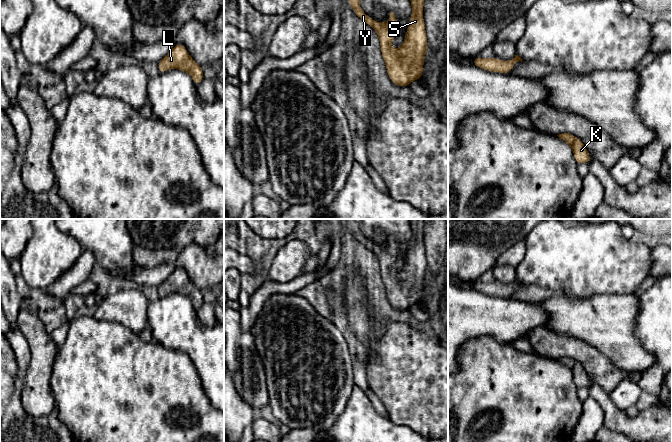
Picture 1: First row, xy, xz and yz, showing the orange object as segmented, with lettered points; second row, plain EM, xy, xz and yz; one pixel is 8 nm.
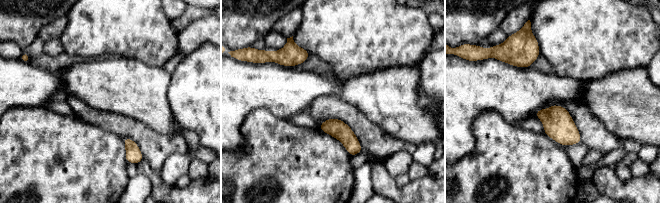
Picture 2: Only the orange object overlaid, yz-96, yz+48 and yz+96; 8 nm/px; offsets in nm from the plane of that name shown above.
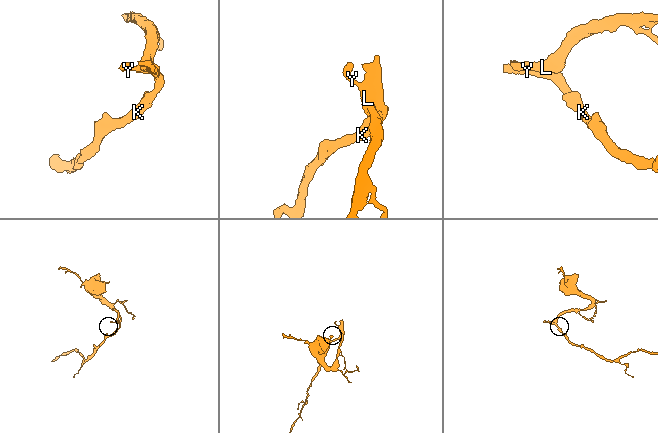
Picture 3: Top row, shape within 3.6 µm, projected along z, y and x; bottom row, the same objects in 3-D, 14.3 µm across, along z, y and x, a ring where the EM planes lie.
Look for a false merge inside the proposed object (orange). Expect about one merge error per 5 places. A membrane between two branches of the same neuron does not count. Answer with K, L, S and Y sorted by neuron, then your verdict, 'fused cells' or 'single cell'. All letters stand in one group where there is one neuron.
K L S Y | single cell

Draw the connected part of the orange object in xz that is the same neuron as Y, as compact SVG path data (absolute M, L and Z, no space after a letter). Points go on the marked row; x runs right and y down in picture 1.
M348 0L355 15L377 33L381 54L392 83L400 87L408 87L413 80L421 80L424 58L428 51L427 34L423 19L425 0L410 0L412 15L404 42L398 49L391 48L391 43L396 37L396 27L398 26L398 20L394 13L390 13L390 18L386 23L379 23L360 8L359 1Z

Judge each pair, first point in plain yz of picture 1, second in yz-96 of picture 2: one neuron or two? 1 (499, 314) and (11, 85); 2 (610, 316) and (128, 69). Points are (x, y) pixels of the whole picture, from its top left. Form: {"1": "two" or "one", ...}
{"1": "one", "2": "one"}

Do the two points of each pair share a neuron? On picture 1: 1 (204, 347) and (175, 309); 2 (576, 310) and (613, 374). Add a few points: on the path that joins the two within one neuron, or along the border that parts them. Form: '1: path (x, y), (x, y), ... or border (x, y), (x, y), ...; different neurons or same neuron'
1: path (195, 338), (175, 318); same neuron
2: border (581, 340), (601, 352), (619, 368); different neurons

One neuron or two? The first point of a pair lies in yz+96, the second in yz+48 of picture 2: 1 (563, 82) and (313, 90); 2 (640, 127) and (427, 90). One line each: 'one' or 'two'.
1: one
2: two

